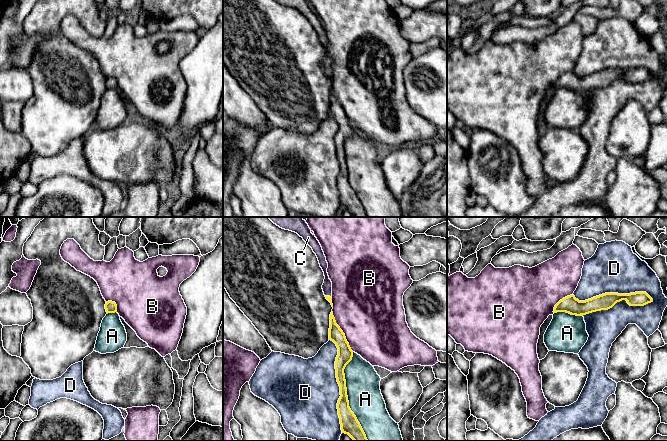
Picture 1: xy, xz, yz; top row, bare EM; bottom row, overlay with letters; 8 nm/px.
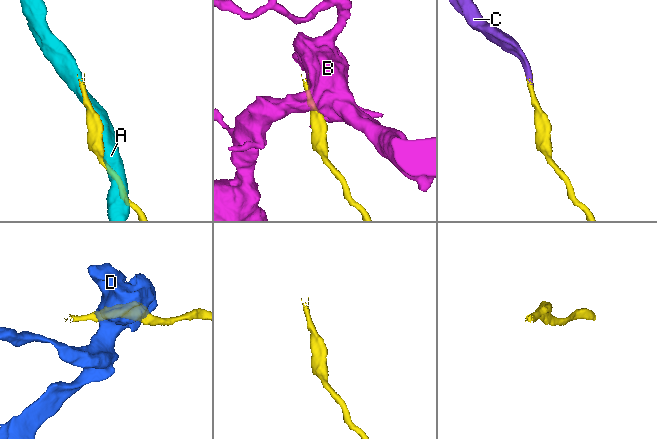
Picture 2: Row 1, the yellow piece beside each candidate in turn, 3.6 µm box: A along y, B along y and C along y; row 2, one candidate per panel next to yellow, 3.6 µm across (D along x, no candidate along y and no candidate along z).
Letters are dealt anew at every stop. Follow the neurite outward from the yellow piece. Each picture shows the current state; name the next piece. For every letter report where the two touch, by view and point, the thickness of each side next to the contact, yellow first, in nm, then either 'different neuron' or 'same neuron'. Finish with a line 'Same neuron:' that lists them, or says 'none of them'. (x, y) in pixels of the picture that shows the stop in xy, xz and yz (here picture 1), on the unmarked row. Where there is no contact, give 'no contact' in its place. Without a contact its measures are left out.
A: meets yellow in xz at (347, 172); 140 nm thick on the yellow side, 280 nm on the other; different neuron
B: meets yellow in xz at (342, 107); 120 nm thick on the yellow side, 500 nm on the other; different neuron
C: meets yellow in xz at (330, 73); 40 nm thick on the yellow side, 80 nm on the other; same neuron
D: meets yellow in yz at (613, 69); 130 nm thick on the yellow side, 400 nm on the other; different neuron
Same neuron: C

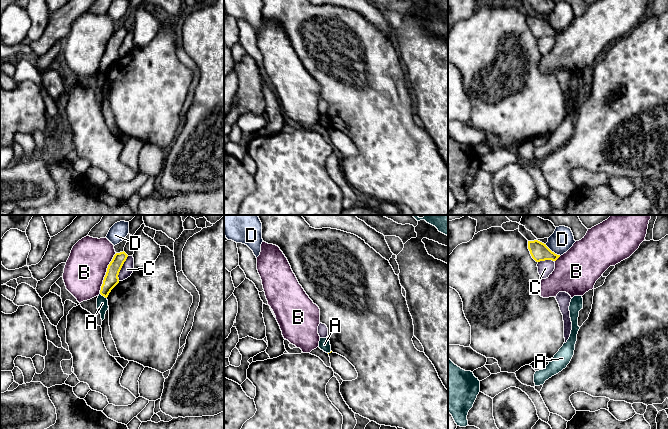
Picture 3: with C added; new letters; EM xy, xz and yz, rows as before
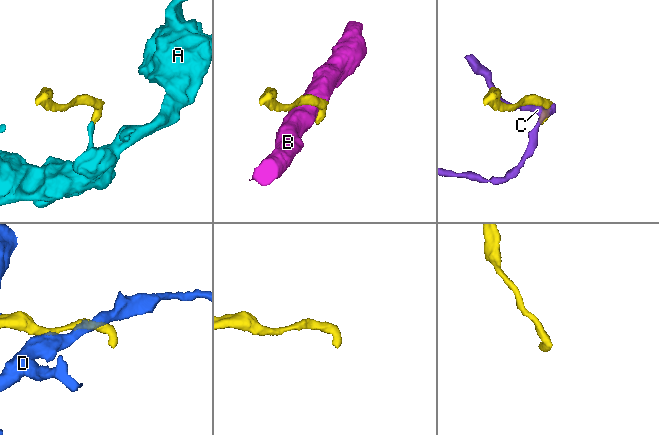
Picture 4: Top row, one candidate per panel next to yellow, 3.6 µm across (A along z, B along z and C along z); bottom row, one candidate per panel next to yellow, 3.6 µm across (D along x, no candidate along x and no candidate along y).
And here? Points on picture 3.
A: meets yellow in xy at (103, 71); 120 nm thick on the yellow side, 100 nm on the other; different neuron
B: meets yellow in xy at (106, 49); 120 nm thick on the yellow side, 320 nm on the other; different neuron
C: meets yellow in xy at (121, 43); 120 nm thick on the yellow side, 100 nm on the other; different neuron
D: meets yellow in yz at (553, 28); 150 nm thick on the yellow side, 180 nm on the other; different neuron
Same neuron: none of them

